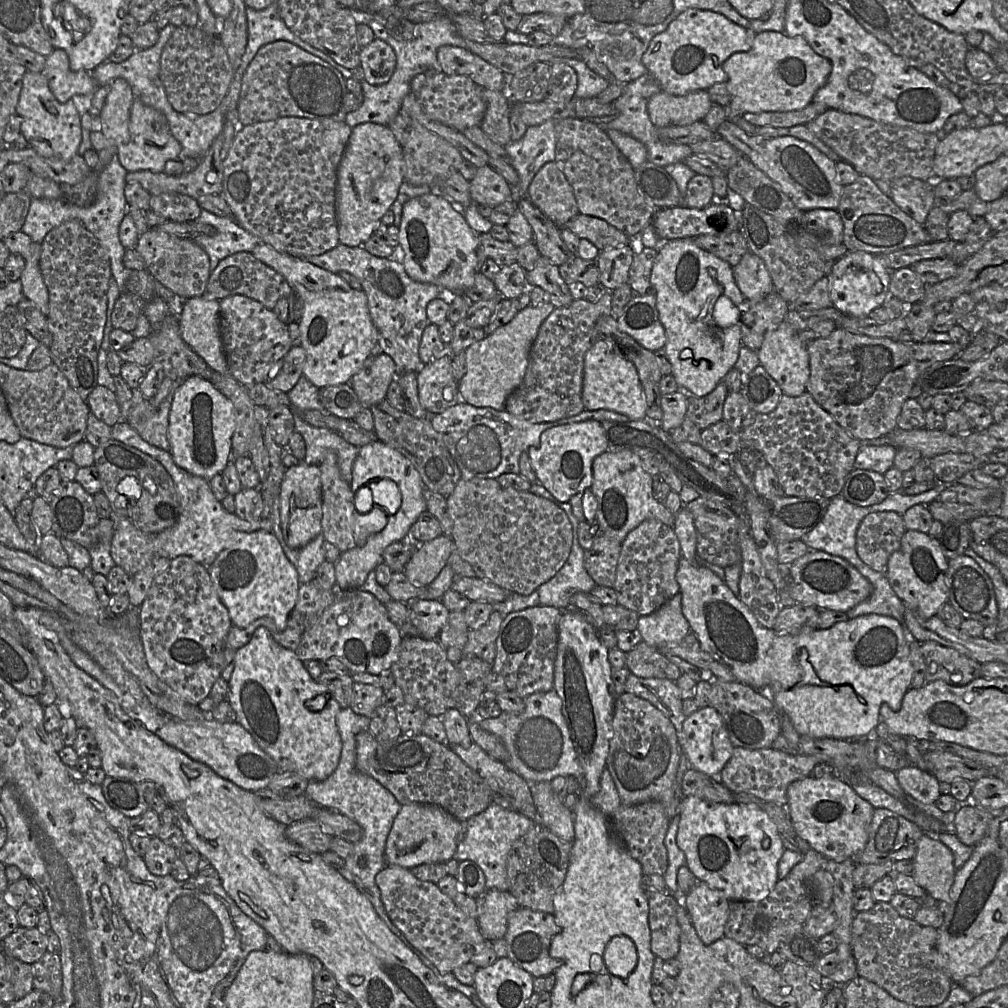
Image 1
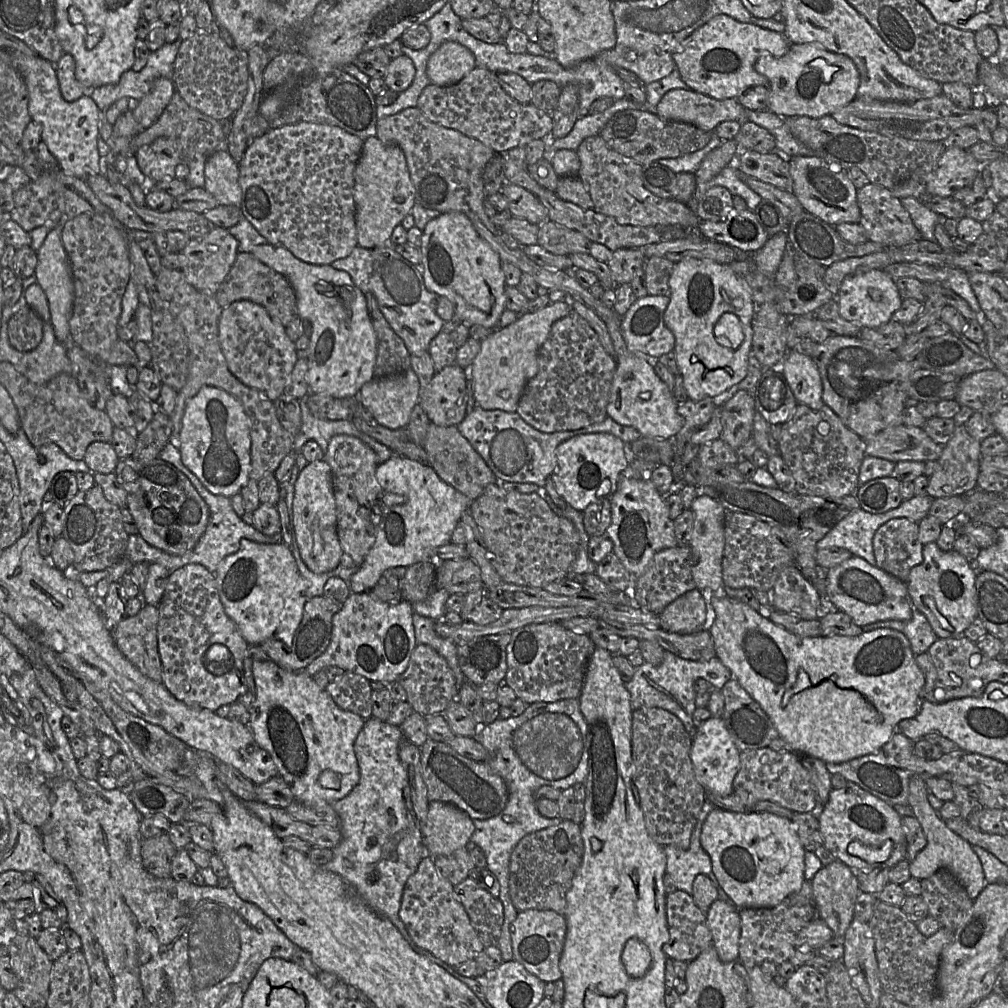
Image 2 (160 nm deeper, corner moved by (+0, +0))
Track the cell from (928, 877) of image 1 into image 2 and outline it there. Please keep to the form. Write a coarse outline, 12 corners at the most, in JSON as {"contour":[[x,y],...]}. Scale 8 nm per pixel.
{"contour":[[911,778],[907,804],[926,846],[910,862],[923,880],[947,869],[974,900],[987,885],[973,846]]}

